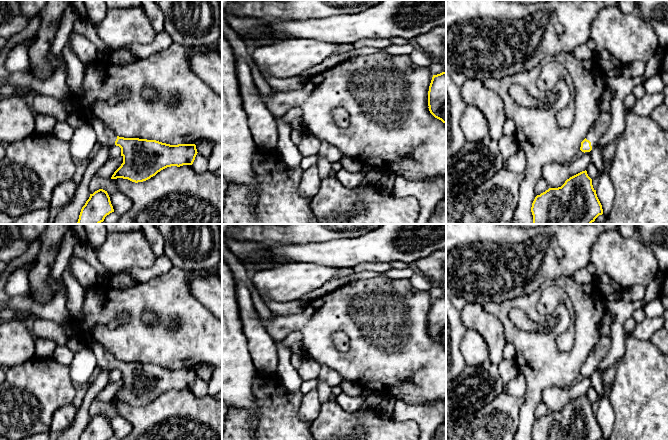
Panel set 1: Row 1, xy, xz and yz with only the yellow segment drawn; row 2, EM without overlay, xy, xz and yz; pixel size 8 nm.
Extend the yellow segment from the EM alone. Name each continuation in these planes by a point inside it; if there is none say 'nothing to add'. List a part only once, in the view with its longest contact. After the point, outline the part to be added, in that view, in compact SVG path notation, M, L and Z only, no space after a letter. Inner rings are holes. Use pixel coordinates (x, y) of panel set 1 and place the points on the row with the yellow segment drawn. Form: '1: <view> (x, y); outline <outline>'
1: yz (602, 124); outline M600 112L597 121L593 124L589 133L586 135L586 139L591 142L592 148L594 148L600 138L609 129L612 115L611 112Z

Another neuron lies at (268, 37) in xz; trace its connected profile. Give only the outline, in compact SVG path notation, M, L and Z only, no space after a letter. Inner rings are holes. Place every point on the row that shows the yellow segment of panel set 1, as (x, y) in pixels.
M264 25L263 28L265 29L264 32L259 32L257 29L254 29L251 36L244 40L245 44L250 50L255 47L272 45L280 42L277 39L277 35L273 33L267 26Z

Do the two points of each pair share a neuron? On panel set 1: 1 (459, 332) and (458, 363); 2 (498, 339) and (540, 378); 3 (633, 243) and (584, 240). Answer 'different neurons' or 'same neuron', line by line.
1: same neuron
2: different neurons
3: different neurons

